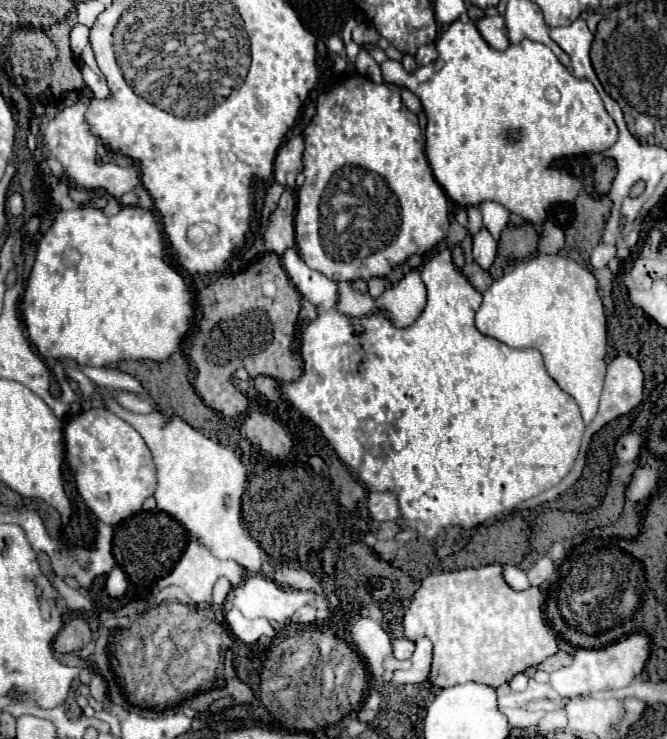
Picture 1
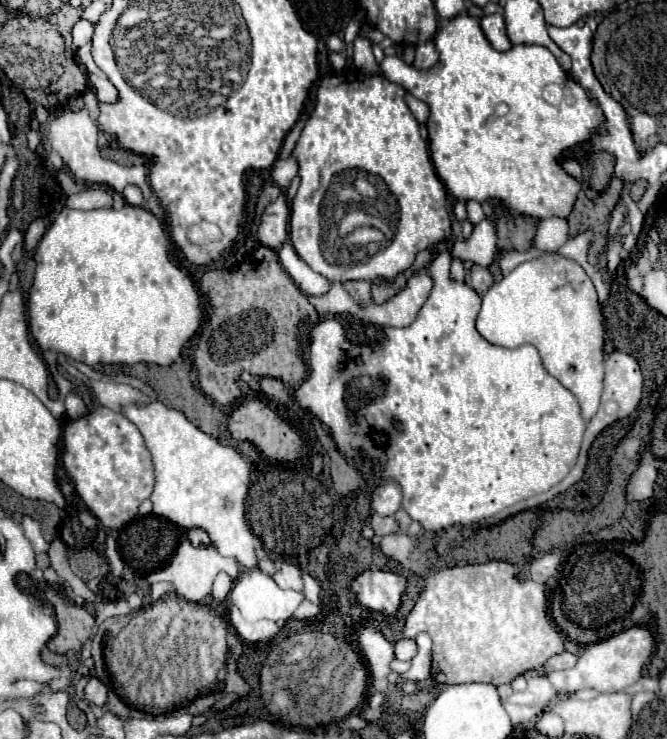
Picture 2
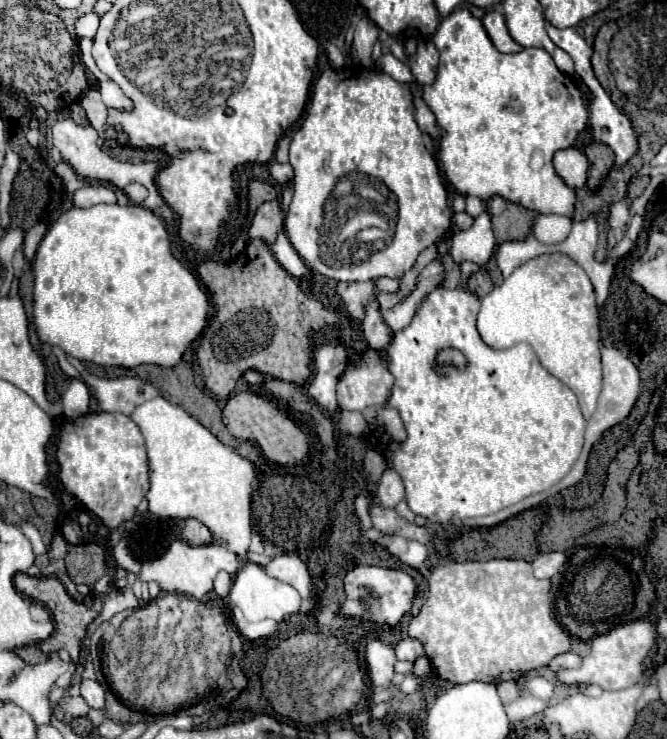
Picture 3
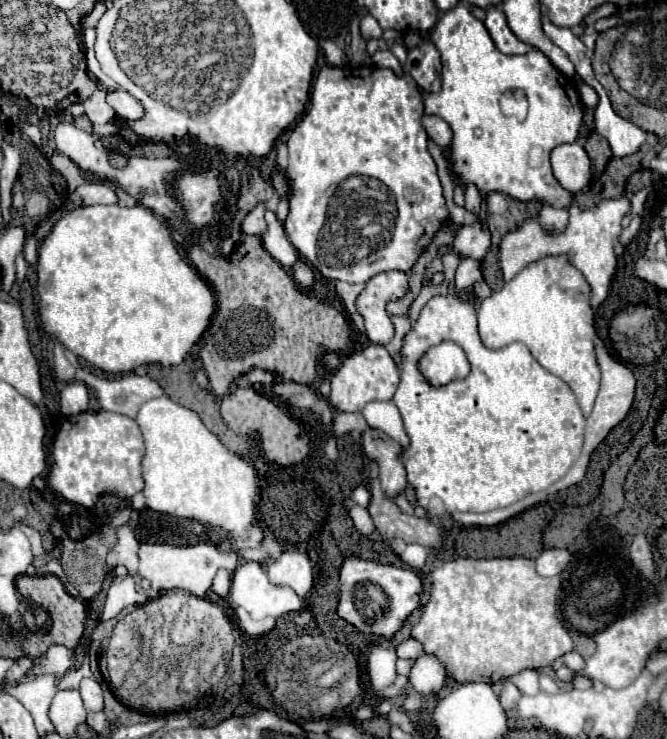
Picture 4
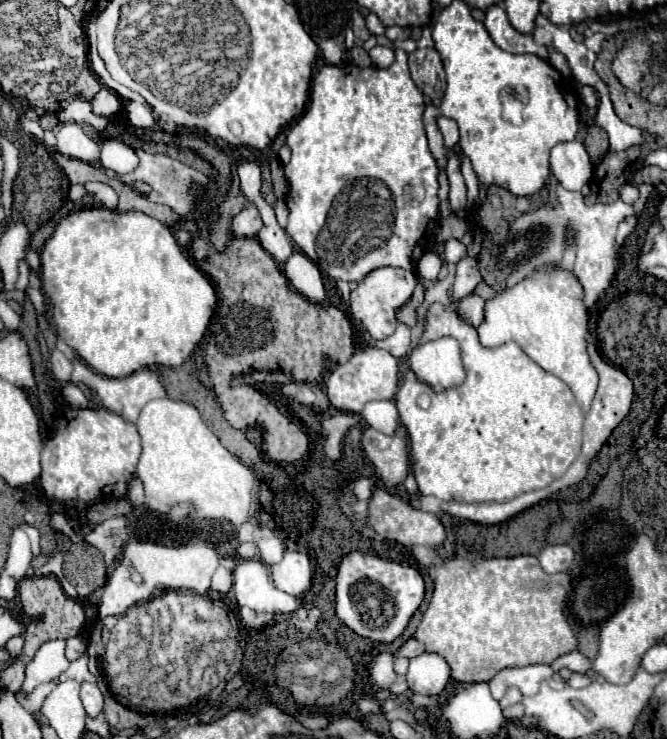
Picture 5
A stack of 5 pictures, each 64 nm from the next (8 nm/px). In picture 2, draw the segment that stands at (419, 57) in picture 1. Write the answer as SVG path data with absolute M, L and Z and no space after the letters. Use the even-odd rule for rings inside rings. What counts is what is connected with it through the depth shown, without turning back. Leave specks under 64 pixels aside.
M424 42L420 46L416 46L416 60L414 60L414 66L418 70L428 70L432 68L434 64L438 62L438 52L434 48L434 42Z

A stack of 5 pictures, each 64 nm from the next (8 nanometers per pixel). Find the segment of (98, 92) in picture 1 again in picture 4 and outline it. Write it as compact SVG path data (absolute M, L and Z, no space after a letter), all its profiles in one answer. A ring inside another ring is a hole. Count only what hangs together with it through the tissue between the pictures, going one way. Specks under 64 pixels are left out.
M108 90L106 92L106 102L114 108L114 112L122 118L128 120L138 120L142 116L142 108L138 104L136 98L132 98L128 92L124 90Z

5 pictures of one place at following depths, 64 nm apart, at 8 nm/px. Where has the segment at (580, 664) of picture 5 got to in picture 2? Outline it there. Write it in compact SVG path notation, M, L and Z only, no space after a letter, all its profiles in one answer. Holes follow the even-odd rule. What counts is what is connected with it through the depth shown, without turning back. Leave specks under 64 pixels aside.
M560 652L556 656L552 656L546 664L544 664L544 670L546 672L552 672L552 670L564 670L564 668L572 668L576 664L576 656L570 654L570 652Z

